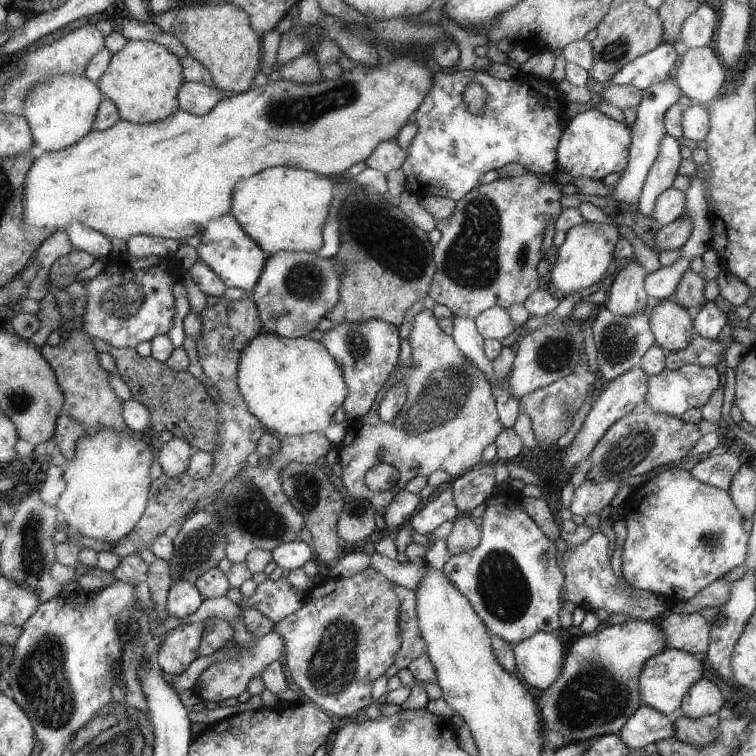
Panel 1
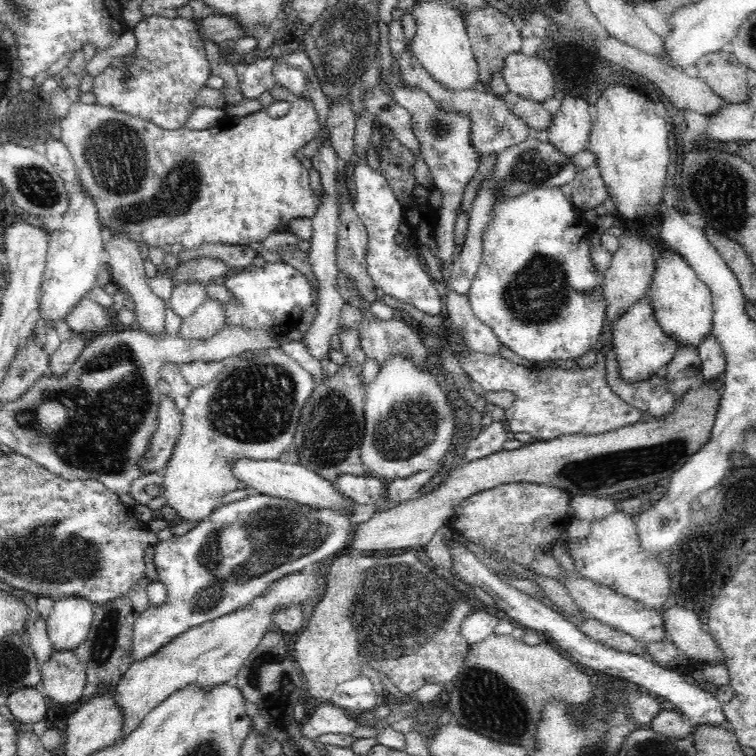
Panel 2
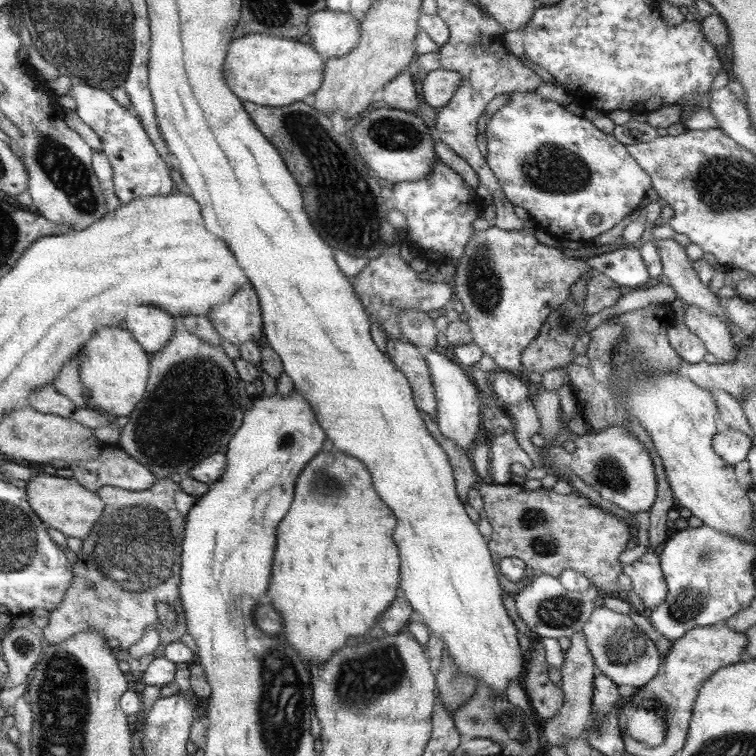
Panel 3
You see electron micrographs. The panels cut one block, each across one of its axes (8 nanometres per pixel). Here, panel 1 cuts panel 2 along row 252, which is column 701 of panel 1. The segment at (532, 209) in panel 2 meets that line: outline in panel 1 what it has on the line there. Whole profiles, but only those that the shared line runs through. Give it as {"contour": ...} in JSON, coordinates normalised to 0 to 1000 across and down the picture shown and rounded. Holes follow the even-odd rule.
{"contour":[[[903,619],[877,622],[848,638],[824,667],[819,683],[829,698],[829,709],[821,722],[821,762],[827,765],[827,772],[837,780],[869,786],[877,794],[914,794],[935,772],[954,767],[967,751],[983,746],[991,730],[991,704],[983,698],[985,685],[972,672],[964,651],[919,635],[914,624]]]}

